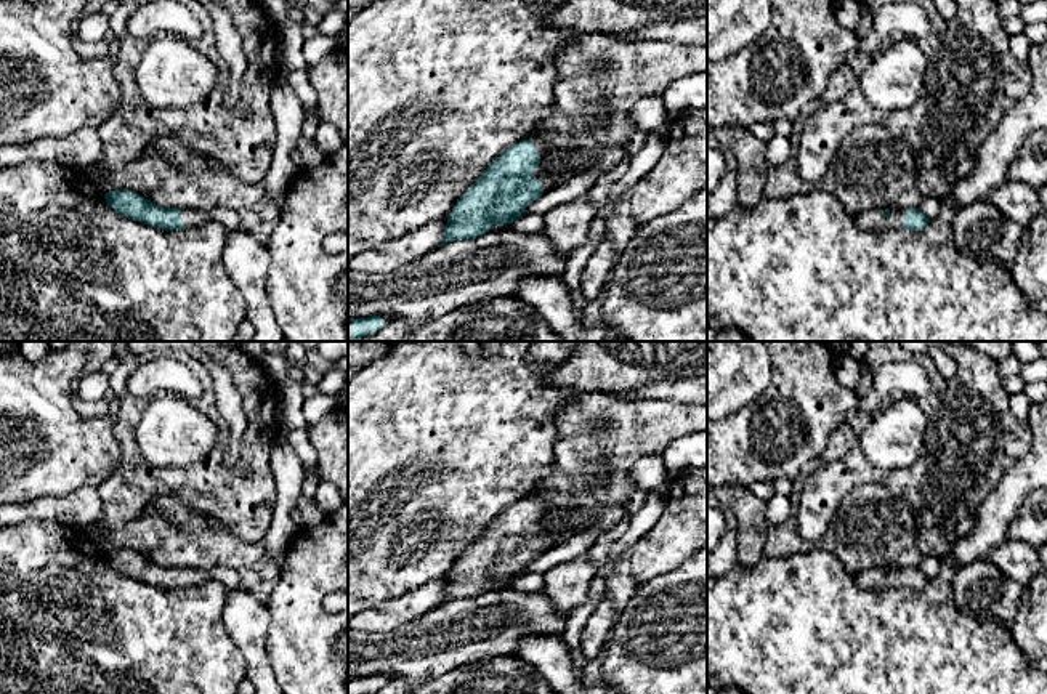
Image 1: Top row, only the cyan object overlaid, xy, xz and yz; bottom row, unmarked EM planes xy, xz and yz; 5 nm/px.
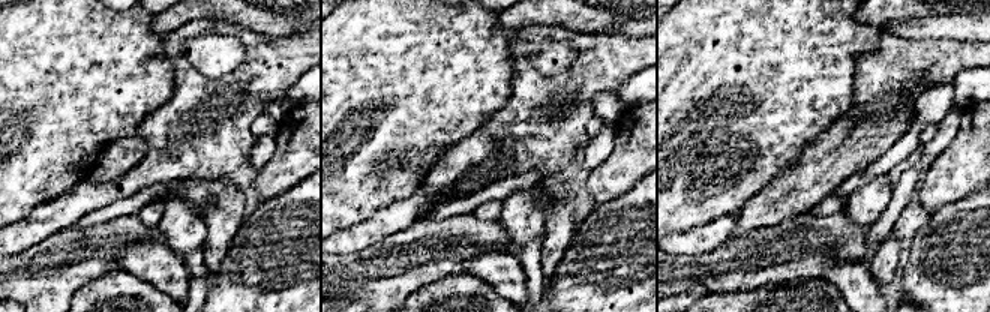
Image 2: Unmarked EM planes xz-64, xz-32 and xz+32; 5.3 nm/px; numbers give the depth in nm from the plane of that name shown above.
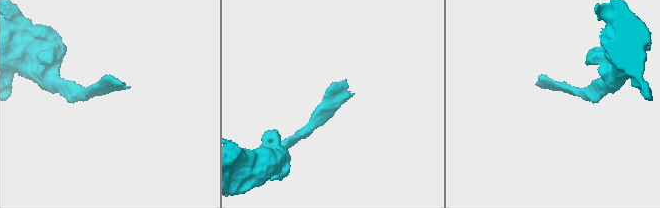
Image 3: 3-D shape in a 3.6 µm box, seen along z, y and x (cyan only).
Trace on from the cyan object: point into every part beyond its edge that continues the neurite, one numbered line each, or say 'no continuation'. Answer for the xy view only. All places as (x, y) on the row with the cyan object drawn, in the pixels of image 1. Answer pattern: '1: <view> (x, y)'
1: xy (193, 218)

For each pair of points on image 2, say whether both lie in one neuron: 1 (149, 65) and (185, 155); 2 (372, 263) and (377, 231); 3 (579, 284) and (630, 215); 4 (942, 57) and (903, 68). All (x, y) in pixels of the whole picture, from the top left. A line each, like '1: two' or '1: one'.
1: two
2: two
3: one
4: one

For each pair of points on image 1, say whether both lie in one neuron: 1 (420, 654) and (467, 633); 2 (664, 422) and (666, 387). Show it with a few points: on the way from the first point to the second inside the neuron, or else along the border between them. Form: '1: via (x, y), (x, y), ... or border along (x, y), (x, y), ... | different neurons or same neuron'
1: via (432, 645), (456, 633) | same neuron
2: border along (627, 399), (671, 399), (690, 404) | different neurons

